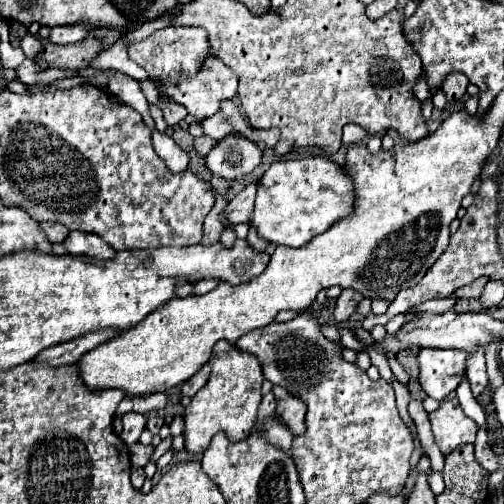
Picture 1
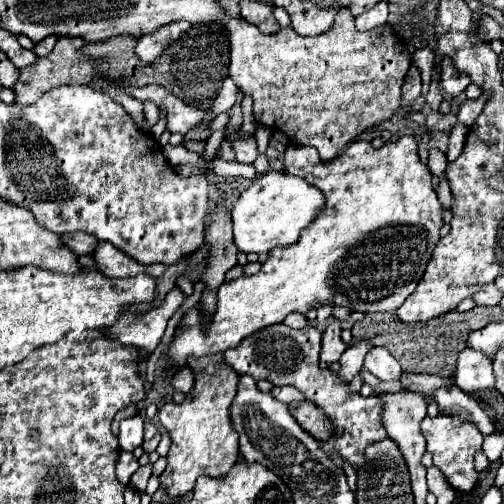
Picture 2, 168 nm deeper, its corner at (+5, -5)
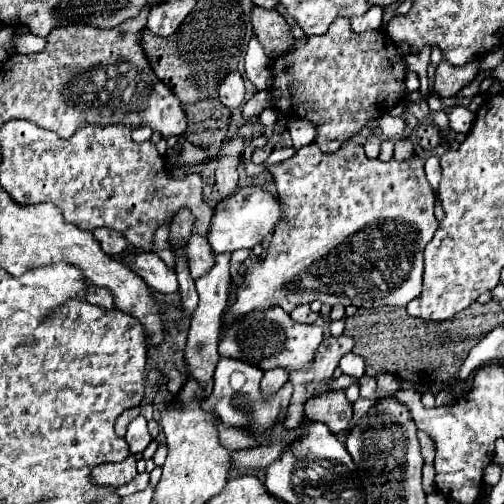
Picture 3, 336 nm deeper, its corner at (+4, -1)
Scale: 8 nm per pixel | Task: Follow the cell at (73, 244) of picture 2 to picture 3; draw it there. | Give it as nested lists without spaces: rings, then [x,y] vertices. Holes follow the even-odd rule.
[[[95,228],[93,236],[99,242],[101,250],[105,254],[109,254],[109,256],[117,256],[117,254],[121,254],[129,246],[127,240],[123,240],[123,236],[119,232],[113,232],[109,228]]]

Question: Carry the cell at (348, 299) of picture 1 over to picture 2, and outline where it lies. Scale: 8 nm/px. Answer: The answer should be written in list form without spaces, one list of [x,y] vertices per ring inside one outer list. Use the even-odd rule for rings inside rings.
[[[332,320],[326,328],[322,338],[322,352],[320,352],[320,368],[328,368],[332,362],[338,362],[348,346],[340,338],[340,320]]]

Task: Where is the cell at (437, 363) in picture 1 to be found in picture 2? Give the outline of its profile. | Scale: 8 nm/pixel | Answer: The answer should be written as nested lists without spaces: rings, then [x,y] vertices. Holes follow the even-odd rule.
[[[466,348],[458,356],[458,372],[454,374],[456,384],[464,392],[482,392],[486,388],[494,388],[494,370],[492,356]]]

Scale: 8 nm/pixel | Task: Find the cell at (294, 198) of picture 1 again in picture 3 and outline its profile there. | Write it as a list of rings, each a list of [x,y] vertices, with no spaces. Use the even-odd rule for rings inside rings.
[[[245,186],[239,192],[235,192],[229,198],[229,204],[217,204],[213,220],[209,224],[209,244],[215,254],[221,252],[235,252],[239,248],[253,248],[255,244],[261,244],[275,226],[283,220],[283,204],[279,196],[273,196],[265,186]]]

